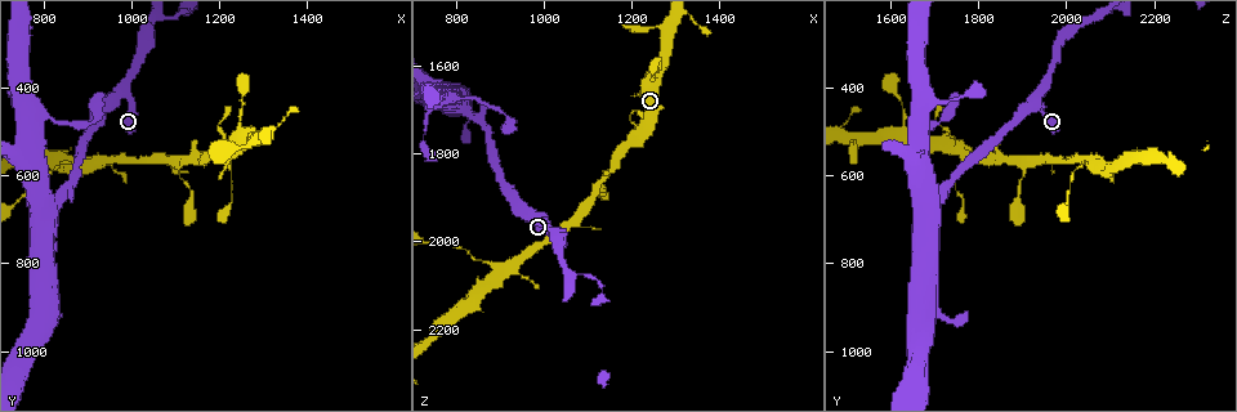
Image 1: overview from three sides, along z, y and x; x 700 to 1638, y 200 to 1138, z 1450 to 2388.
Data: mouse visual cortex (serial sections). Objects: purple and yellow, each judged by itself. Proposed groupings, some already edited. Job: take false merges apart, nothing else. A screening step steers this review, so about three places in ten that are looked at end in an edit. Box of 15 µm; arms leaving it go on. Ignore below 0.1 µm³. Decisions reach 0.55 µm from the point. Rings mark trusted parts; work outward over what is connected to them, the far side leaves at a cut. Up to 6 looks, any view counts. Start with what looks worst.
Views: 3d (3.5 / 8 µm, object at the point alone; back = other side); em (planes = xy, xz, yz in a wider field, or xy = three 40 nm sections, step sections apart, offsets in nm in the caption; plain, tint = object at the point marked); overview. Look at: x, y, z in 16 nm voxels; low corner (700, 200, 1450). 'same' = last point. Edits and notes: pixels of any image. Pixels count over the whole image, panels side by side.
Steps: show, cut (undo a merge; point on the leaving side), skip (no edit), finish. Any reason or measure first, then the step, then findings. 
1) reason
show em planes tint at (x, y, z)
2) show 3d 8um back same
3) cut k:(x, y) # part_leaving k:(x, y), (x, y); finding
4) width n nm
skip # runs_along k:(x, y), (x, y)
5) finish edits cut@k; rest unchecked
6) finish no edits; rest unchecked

a narrow waist
show 3d 3.5um at (1110, 565, 1895)

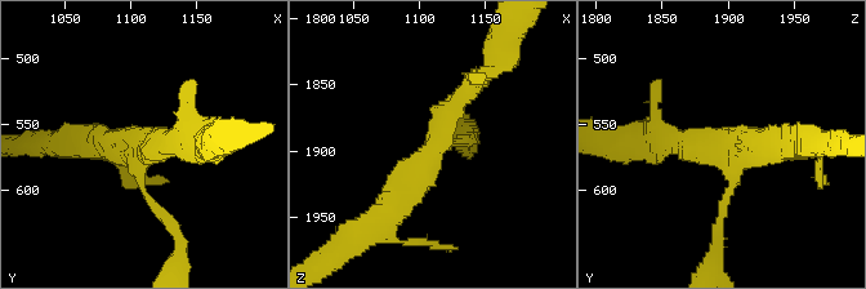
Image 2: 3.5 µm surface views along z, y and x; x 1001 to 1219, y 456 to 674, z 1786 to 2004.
arms 3; arm_widths 100, 250, 400 nm
show em planes tint at (1110, 570, 1904)

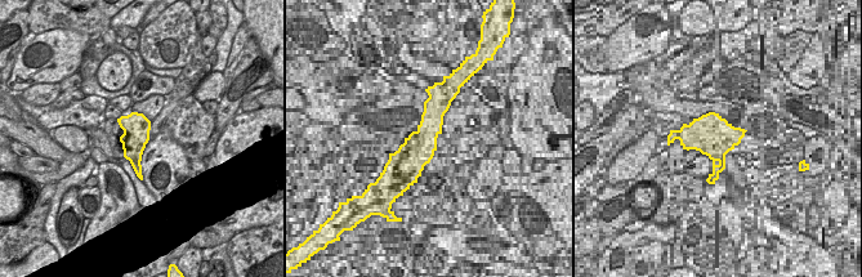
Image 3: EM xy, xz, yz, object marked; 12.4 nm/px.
width 340 nm
skip # runs_along 2:(476, 83), (424, 172), (380, 218); all the same cell

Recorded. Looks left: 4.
arms part here
show 3d 3.5um at (920, 570, 2060)

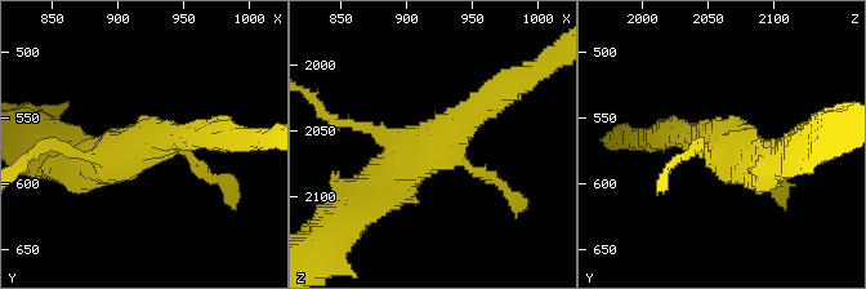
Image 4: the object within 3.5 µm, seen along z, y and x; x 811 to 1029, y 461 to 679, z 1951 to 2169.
now the EM
show em xy step 1 tint at (920, 566, 2062)

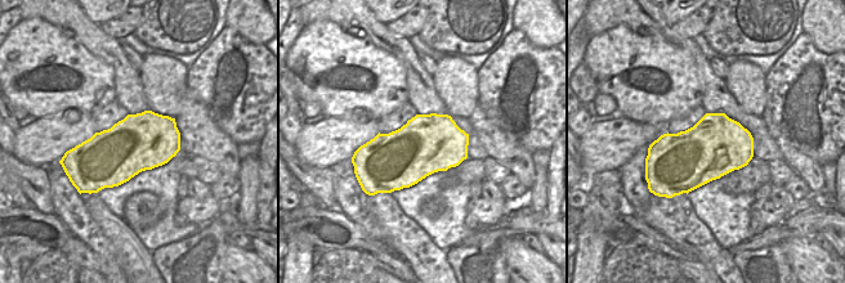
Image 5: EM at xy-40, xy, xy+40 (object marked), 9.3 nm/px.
show em xy step 2 tint same

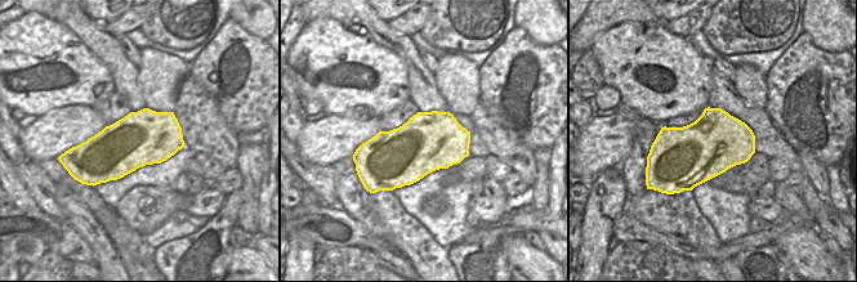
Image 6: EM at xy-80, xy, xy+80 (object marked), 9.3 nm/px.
skip # one cell here

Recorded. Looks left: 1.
finish no edits; rest unchecked

